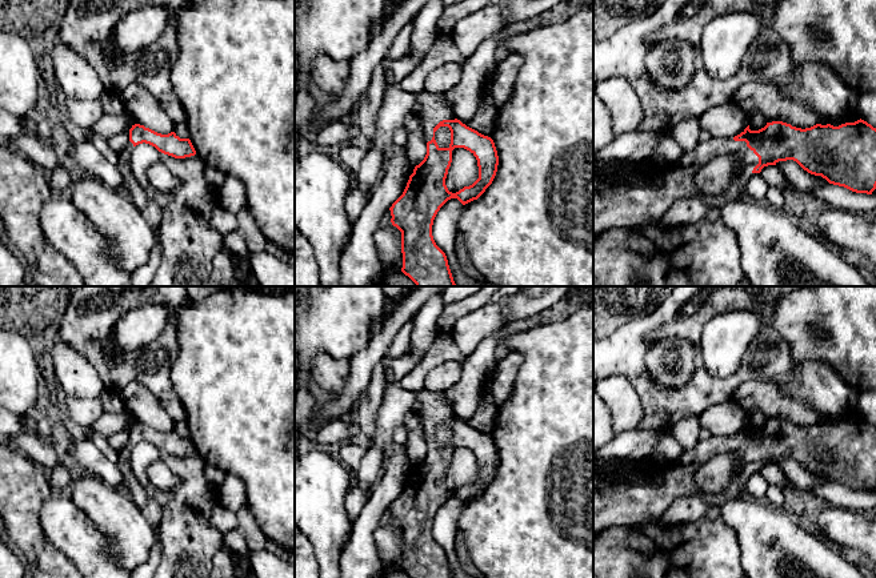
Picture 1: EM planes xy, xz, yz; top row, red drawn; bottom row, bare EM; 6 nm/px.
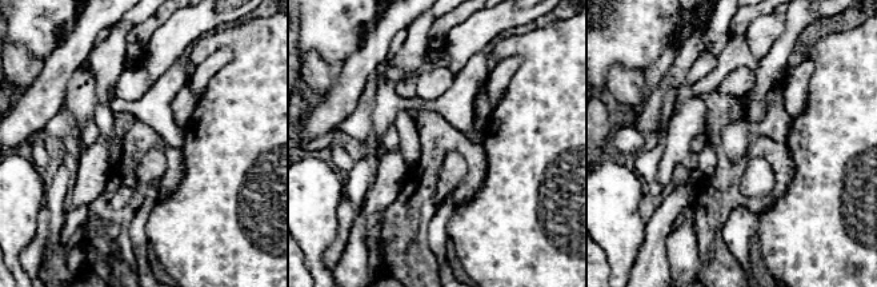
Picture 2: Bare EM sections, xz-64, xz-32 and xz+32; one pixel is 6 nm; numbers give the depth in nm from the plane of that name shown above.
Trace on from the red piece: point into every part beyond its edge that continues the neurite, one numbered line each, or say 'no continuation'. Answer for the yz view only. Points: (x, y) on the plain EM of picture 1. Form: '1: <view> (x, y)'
1: yz (618, 500)

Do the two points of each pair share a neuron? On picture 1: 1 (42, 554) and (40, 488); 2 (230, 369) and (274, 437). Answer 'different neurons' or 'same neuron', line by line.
1: same neuron
2: same neuron

